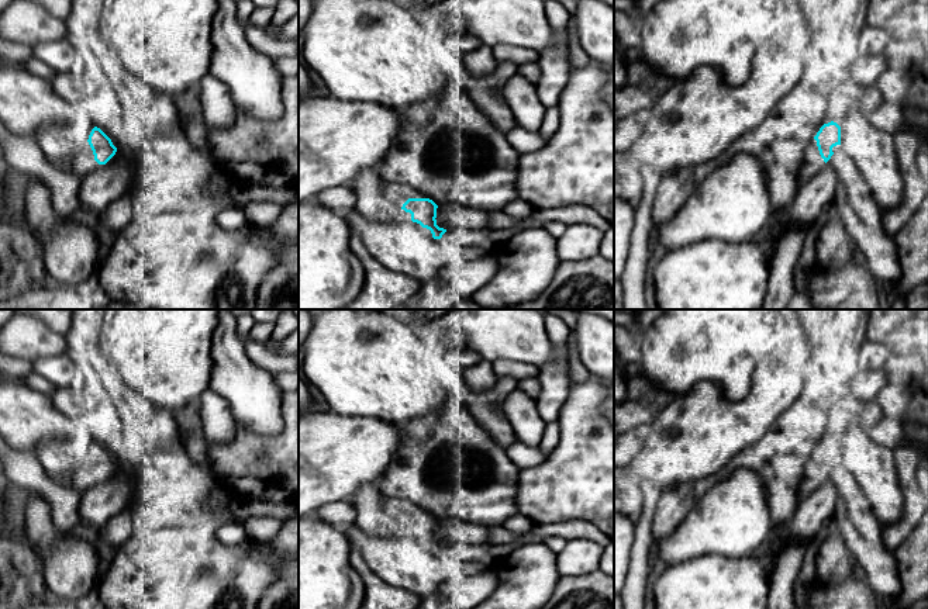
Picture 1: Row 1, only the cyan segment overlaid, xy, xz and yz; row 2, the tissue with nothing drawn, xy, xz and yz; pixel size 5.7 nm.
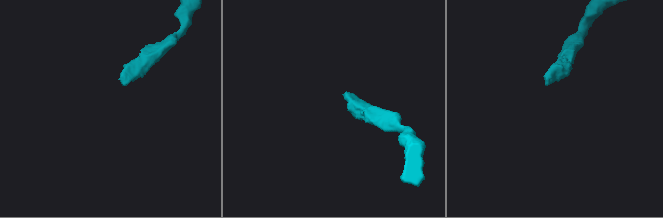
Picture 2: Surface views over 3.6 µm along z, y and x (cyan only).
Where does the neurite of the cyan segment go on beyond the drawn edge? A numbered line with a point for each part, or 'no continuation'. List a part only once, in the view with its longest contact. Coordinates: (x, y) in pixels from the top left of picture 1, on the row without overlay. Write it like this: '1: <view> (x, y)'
1: xy (83, 477)

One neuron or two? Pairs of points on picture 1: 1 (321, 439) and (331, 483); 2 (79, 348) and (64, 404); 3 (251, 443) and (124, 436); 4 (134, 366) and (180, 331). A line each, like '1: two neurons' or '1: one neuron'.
1: one neuron
2: one neuron
3: two neurons
4: one neuron

